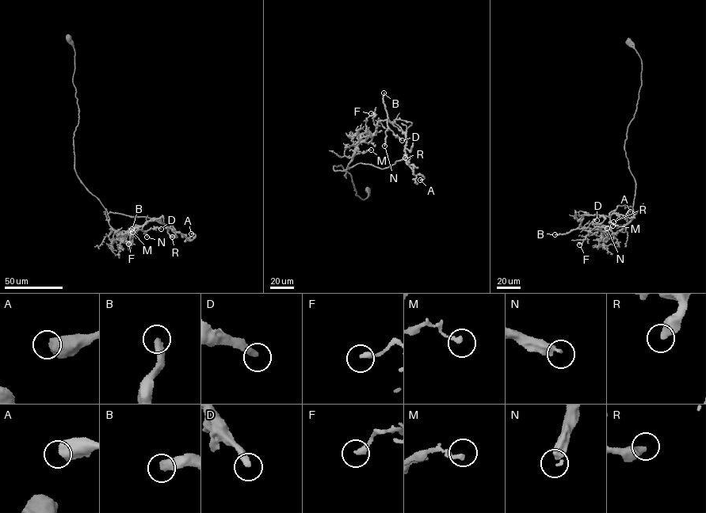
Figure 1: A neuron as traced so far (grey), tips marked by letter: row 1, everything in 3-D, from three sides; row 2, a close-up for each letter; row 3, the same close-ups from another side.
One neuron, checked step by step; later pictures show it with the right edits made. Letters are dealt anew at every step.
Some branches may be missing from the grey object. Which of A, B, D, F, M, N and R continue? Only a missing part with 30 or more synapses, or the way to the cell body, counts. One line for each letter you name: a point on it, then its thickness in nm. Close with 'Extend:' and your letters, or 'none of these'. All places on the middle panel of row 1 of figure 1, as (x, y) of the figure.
D: (402, 140) | 320 nm
N: (384, 146) | 200 nm
Extend: D, N

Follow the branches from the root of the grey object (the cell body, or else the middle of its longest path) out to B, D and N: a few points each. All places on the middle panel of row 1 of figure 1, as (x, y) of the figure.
B: (367, 191), (364, 199), (355, 195), (350, 174), (333, 167), (349, 168), (376, 123), (390, 122), (383, 93)
D: (367, 191), (364, 199), (355, 195), (350, 174), (333, 166), (349, 168), (379, 121), (388, 119), (402, 140)
N: (367, 191), (364, 199), (355, 195), (350, 174), (333, 166), (349, 168), (357, 145), (388, 119), (384, 146)

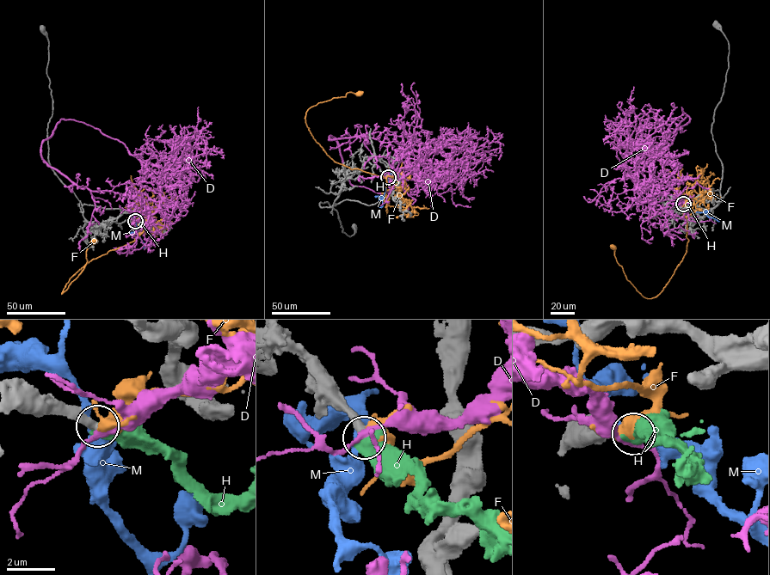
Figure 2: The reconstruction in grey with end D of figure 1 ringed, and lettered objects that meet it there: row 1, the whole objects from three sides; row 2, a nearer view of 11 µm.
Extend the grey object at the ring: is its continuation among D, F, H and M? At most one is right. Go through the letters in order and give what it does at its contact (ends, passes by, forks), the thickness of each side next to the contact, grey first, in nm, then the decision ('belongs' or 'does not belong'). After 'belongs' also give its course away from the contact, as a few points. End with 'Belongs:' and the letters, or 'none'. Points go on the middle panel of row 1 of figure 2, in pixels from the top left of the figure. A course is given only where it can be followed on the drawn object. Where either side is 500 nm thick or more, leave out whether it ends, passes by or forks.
D: it passes by; 360 nm thick on the grey side, 200 nm on the other; does not belong
F: it forks there; 360 nm thick on the grey side, 360 nm on the other; does not belong
H: 360 nm thick on the grey side, 600 nm on the other; belongs
M: it passes by; 480 nm thick on the grey side, 280 nm on the other; does not belong
Belongs: H

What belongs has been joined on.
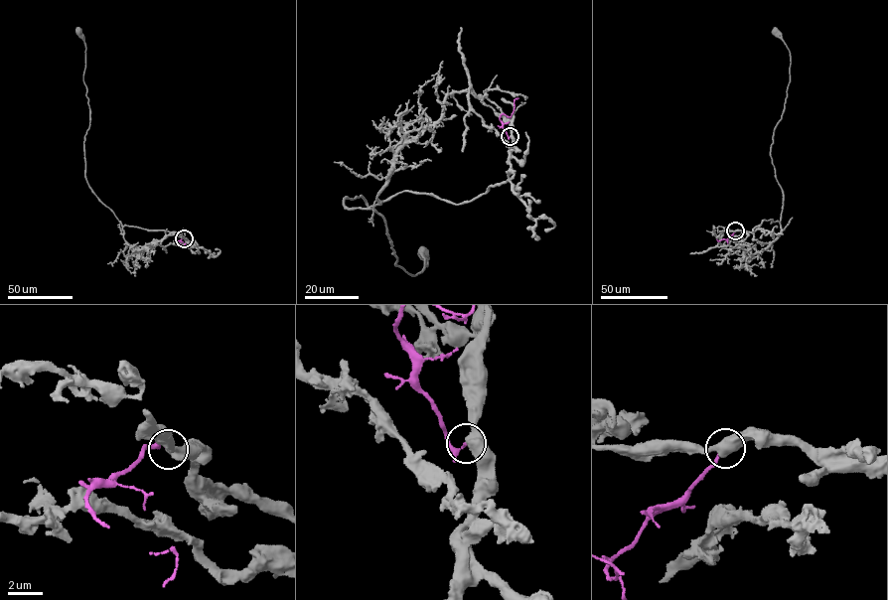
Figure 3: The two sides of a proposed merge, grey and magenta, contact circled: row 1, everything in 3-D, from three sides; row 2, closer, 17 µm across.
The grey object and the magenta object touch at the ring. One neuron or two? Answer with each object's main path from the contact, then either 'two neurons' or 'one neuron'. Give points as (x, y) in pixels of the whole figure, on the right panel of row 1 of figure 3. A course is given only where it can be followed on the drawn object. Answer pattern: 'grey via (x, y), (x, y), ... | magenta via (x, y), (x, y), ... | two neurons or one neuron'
grey via (735, 230), (753, 232), (765, 220), (779, 223), (783, 207), (771, 145), (784, 108), (791, 54), (776, 31) | magenta via (735, 230), (727, 240), (716, 239) | two neurons

